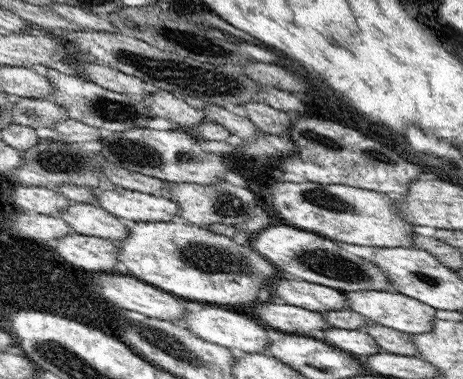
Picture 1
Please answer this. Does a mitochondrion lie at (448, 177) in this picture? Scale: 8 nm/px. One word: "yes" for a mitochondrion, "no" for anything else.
no

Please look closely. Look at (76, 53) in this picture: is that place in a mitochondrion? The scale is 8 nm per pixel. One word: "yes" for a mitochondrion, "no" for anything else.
no

